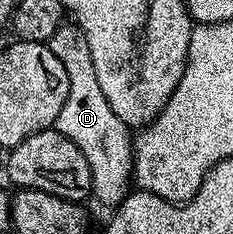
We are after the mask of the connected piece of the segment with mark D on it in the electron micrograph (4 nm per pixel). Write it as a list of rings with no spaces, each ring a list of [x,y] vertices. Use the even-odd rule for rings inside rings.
[[[66,21],[53,33],[48,48],[62,62],[68,79],[66,103],[58,113],[53,128],[73,141],[82,150],[90,166],[92,195],[108,209],[114,209],[130,193],[134,172],[134,148],[131,130],[118,118],[103,96],[102,87],[95,76],[94,61],[86,35],[72,21]]]

